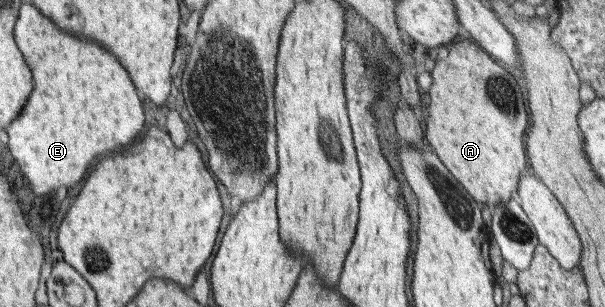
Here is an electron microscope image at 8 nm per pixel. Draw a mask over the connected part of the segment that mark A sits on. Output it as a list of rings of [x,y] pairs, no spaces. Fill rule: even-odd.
[[[465,40],[461,43],[451,45],[448,47],[449,53],[447,55],[439,55],[441,59],[437,61],[435,69],[433,69],[433,87],[429,89],[429,97],[431,97],[431,103],[429,103],[429,109],[427,109],[427,141],[429,145],[437,151],[437,155],[441,155],[441,159],[445,159],[445,167],[449,167],[449,171],[453,171],[453,177],[463,185],[465,191],[468,191],[469,195],[473,197],[479,204],[496,206],[503,201],[512,202],[516,198],[518,191],[519,179],[521,173],[527,168],[527,148],[525,148],[525,131],[527,131],[527,125],[529,125],[529,115],[525,111],[525,95],[521,97],[521,83],[517,83],[517,79],[513,79],[507,71],[499,66],[489,54],[483,49],[479,48],[476,43],[471,43],[469,40]]]

